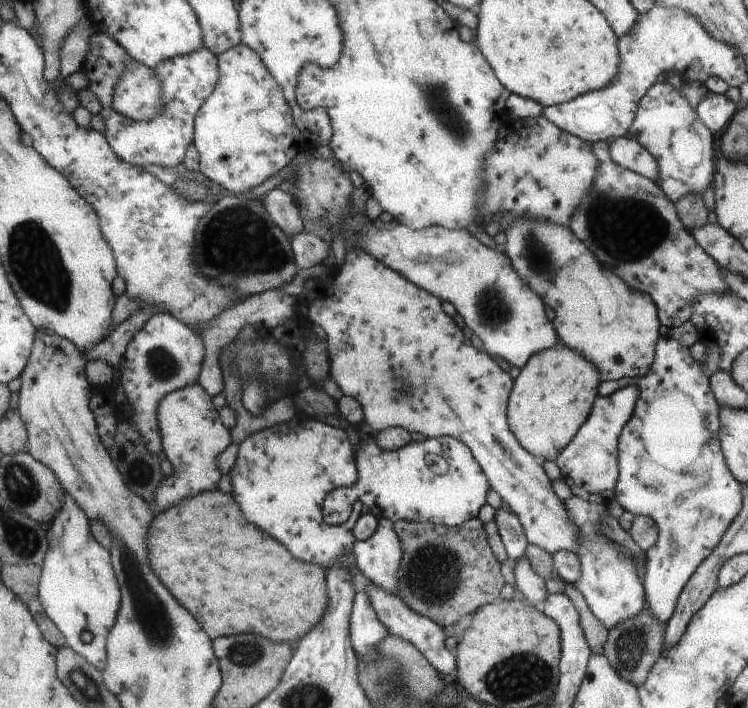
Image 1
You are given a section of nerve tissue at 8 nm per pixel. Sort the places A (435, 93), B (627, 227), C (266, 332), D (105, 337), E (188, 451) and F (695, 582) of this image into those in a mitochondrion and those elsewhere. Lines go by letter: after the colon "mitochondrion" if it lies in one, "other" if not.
A: mitochondrion
B: mitochondrion
C: other
D: other
E: other
F: other

